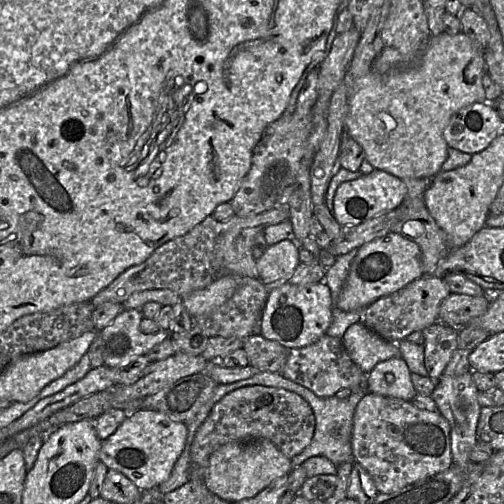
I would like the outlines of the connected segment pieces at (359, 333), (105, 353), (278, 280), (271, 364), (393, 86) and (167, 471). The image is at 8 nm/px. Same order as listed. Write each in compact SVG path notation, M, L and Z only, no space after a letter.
M363 323L351 325L342 341L353 362L367 374L378 363L399 356L397 343L380 337Z
M124 309L113 322L100 330L103 363L109 368L128 364L139 355L146 355L155 345L171 337L171 332L160 330L145 334L140 330L143 316L140 309Z
M287 239L270 245L256 260L259 279L269 287L287 282L301 263L299 251L298 242Z
M253 334L243 339L249 365L260 372L282 373L288 357L288 348L276 341L266 339L262 334Z
M444 32L431 36L416 66L386 74L370 71L357 79L355 91L349 101L346 132L362 146L365 158L374 169L388 172L401 179L433 178L442 171L448 156L449 146L443 132L451 117L470 104L486 101L483 87L485 74L485 48L478 42L462 32L452 36Z
M139 409L128 412L116 431L102 441L99 461L108 469L125 475L142 491L158 487L169 478L184 450L187 433L185 424L156 410Z

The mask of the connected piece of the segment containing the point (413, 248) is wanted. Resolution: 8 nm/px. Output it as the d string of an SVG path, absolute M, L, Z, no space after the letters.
M388 233L359 248L340 293L339 308L348 312L367 308L378 299L401 290L423 276L418 244L398 233Z

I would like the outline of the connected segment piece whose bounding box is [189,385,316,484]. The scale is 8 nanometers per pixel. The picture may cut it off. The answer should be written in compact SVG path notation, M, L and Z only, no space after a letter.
M261 385L245 386L225 395L211 410L196 431L190 447L191 483L204 483L211 454L220 446L267 439L289 459L300 454L312 441L316 419L309 403L298 394L283 388Z

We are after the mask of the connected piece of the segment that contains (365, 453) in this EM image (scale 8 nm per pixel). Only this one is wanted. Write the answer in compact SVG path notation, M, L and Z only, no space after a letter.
M367 393L353 418L354 460L374 481L379 493L393 493L453 465L450 425L439 411L419 409L410 401Z

